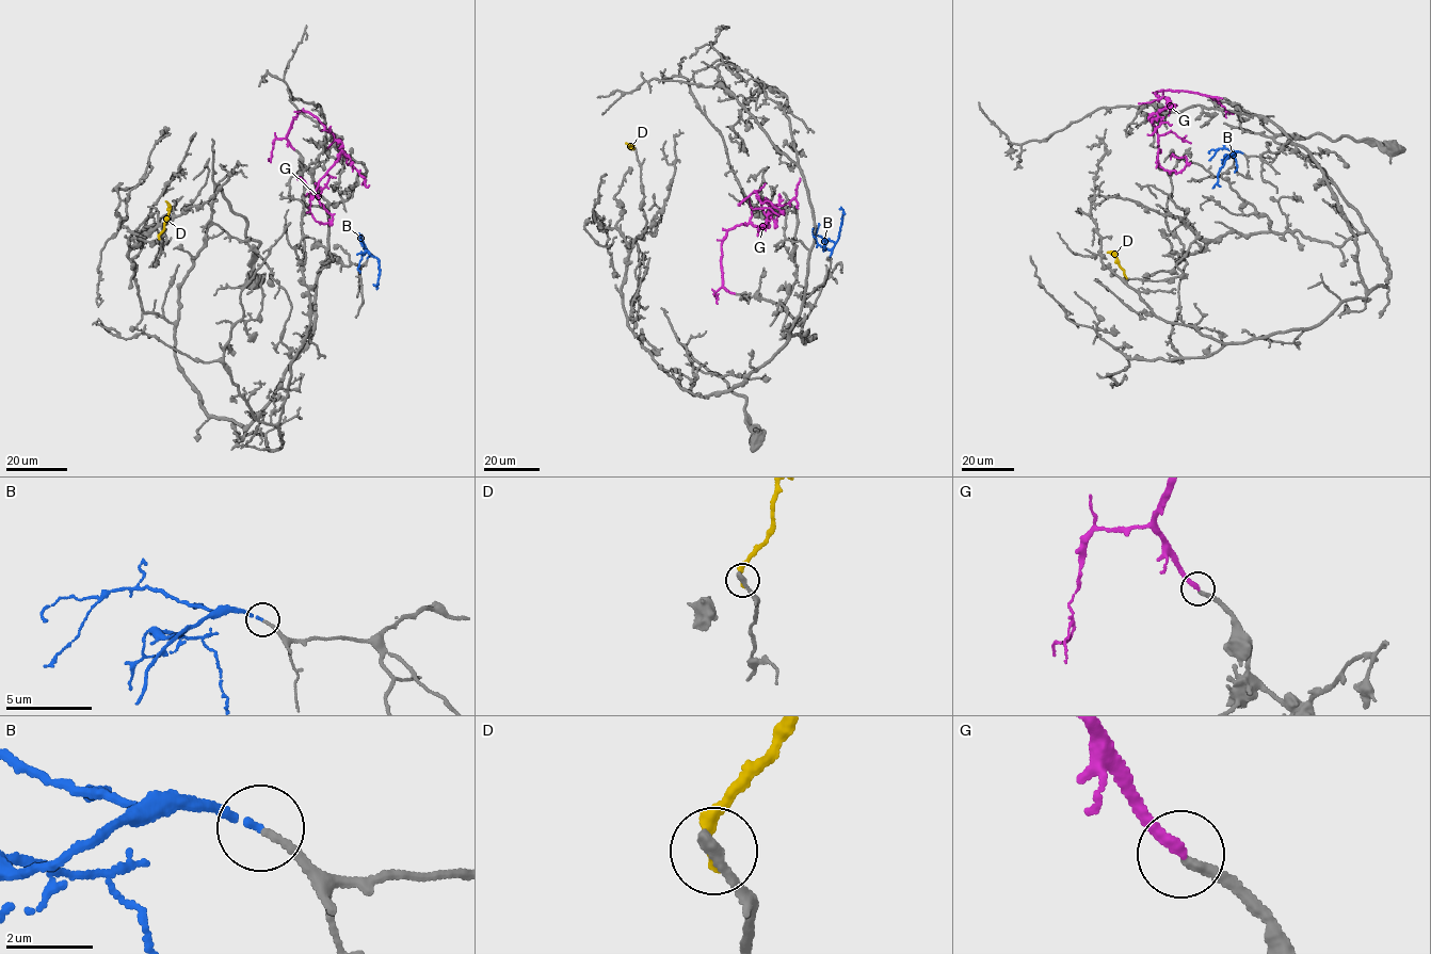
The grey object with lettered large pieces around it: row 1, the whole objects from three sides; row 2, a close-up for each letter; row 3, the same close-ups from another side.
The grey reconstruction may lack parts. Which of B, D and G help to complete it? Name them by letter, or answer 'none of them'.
B

